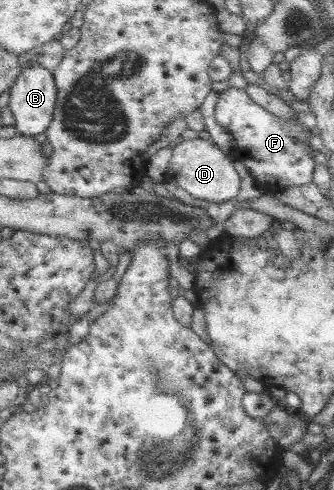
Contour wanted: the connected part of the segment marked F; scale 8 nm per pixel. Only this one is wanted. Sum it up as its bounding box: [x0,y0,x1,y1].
[214,86,314,194]

